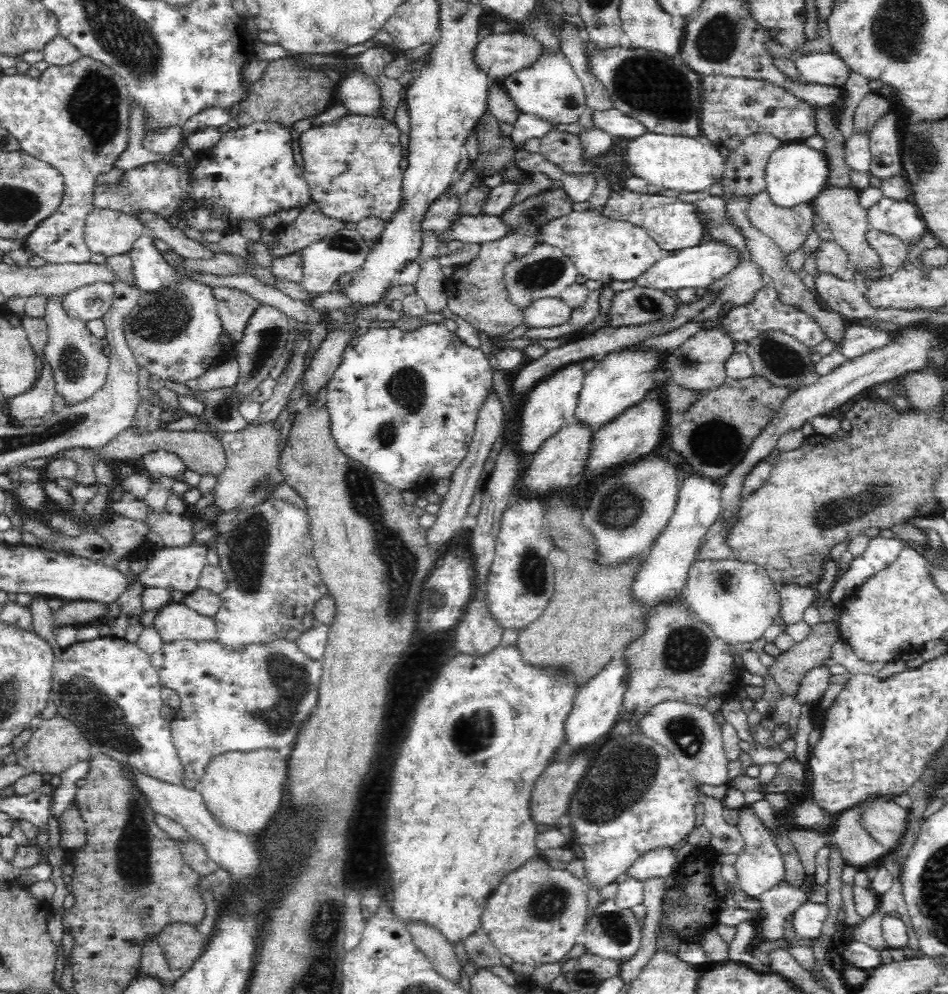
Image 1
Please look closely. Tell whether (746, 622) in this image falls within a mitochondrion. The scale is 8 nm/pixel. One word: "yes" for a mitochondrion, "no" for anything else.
no

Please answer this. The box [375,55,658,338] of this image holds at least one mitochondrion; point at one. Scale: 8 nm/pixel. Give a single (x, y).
(539, 275)

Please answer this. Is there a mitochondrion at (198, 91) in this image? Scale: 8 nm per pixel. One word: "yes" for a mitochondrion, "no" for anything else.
no

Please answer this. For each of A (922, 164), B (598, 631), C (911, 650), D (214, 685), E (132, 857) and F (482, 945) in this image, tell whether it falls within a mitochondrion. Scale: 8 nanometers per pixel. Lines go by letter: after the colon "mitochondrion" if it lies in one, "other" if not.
A: mitochondrion
B: other
C: other
D: other
E: mitochondrion
F: other

